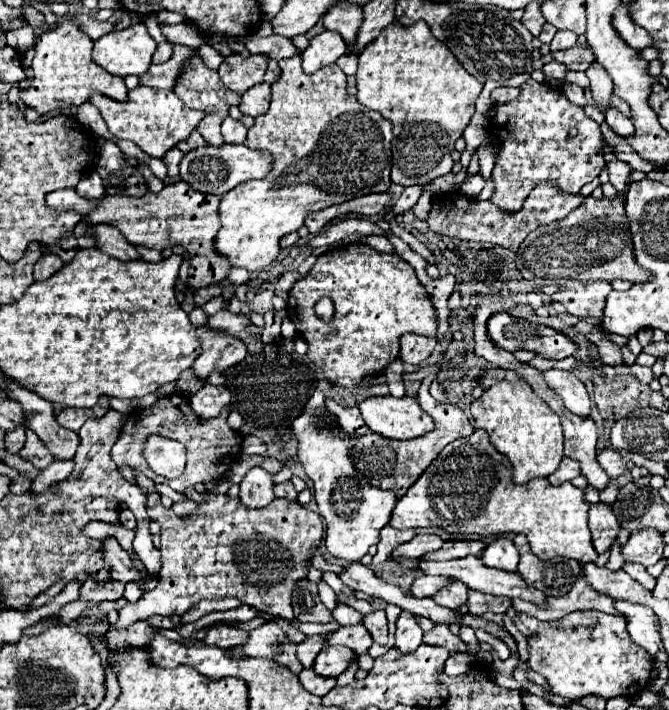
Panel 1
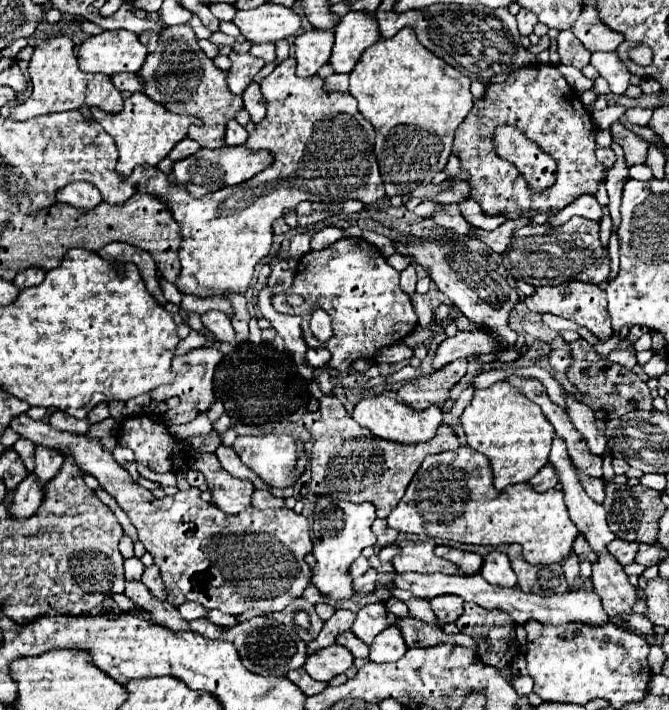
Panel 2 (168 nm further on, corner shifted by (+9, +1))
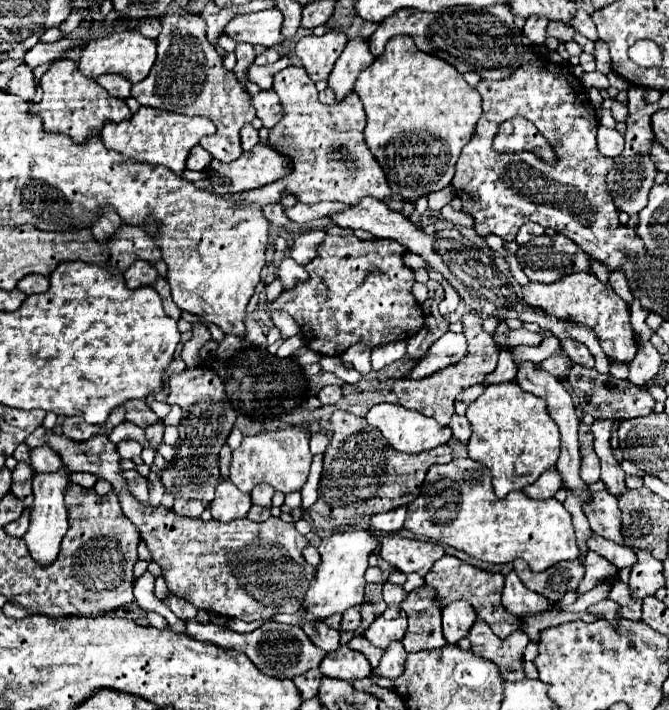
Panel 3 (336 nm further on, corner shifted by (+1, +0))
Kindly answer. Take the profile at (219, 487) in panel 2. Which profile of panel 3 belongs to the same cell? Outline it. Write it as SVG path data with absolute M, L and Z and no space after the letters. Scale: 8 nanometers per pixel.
M220 477L220 483L216 485L216 497L210 503L212 517L218 521L232 521L246 517L252 507L250 493L242 493L230 479Z

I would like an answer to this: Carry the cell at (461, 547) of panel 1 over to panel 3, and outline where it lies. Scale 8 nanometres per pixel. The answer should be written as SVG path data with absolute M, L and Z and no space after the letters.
M444 555L442 559L438 559L434 563L434 567L428 571L428 575L424 579L426 579L426 585L436 589L436 595L440 597L442 605L448 605L448 603L458 601L458 599L468 601L476 609L478 617L484 619L500 639L504 639L506 635L510 635L512 631L522 627L522 623L520 623L520 619L516 615L504 613L504 607L500 603L502 587L504 587L504 577L500 573L490 573L490 571L478 569L478 567L458 559L458 557Z

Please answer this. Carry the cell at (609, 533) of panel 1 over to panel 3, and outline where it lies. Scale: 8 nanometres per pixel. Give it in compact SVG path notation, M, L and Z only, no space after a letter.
M588 551L588 553L586 553L582 565L584 565L586 573L584 573L584 579L582 579L580 585L578 585L578 593L586 593L586 591L590 591L598 581L612 579L612 577L618 573L618 569L616 569L610 561L598 557L594 551Z

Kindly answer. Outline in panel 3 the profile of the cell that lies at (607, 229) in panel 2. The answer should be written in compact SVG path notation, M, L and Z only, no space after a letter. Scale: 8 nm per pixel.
M622 269L610 271L610 285L612 285L612 289L614 289L626 303L632 303L632 295L630 295L630 289L628 289L628 283L626 283L626 275L624 275Z

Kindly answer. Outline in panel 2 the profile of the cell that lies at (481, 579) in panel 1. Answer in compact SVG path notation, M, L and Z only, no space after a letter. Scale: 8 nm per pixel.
M426 540L426 542L400 542L398 544L400 552L392 558L396 572L398 574L404 574L404 572L458 574L458 568L452 562L446 562L446 560L434 556L434 546L436 544L432 540Z

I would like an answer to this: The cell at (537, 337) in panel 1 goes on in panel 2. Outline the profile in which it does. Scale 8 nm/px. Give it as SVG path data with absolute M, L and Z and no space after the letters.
M474 330L474 332L458 332L452 338L446 338L434 358L432 358L432 368L438 370L458 358L468 358L474 354L490 354L494 352L496 342L494 342L494 334L486 332L486 330Z

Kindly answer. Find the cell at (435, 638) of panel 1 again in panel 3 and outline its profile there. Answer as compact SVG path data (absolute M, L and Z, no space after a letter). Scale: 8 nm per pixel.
M428 585L408 593L406 601L400 605L408 615L408 629L402 639L406 651L422 651L422 649L438 649L446 645L440 623L440 607L430 603L436 591Z

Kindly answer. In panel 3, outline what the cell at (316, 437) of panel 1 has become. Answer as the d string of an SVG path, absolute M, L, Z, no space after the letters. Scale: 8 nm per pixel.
M344 527L344 531L334 531L332 535L324 537L318 551L320 551L320 565L316 567L316 575L310 583L310 589L304 597L304 607L314 613L318 619L326 619L334 613L344 613L346 609L360 605L364 599L364 571L368 569L368 557L378 547L378 539L370 529L360 527Z

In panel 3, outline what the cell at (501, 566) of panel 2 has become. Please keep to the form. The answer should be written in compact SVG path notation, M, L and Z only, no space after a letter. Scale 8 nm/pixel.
M510 571L506 575L502 605L518 617L524 617L526 613L542 613L542 611L546 611L546 607L550 607L546 597L542 597L534 591L528 591L528 587L522 585L516 571Z

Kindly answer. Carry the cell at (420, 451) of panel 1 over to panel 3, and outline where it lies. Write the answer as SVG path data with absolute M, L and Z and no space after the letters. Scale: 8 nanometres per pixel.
M336 409L330 417L332 441L324 453L324 471L318 485L318 501L308 509L316 529L348 525L348 517L366 517L410 505L424 483L426 471L434 463L450 463L452 447L446 443L434 451L422 451L418 455L406 455L394 451L382 439L382 433L366 425L364 417Z

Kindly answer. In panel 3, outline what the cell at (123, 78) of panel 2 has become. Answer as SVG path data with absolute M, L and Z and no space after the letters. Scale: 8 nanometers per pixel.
M100 75L96 79L102 87L106 87L106 91L114 97L120 99L128 99L130 91L132 91L132 83L128 79L122 79L122 75Z

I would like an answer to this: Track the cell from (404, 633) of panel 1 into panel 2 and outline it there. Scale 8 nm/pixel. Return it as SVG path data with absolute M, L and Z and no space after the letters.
M390 626L384 632L380 632L374 644L370 646L370 660L372 662L396 662L398 658L404 656L406 650L408 648L402 640L400 630L396 626Z

